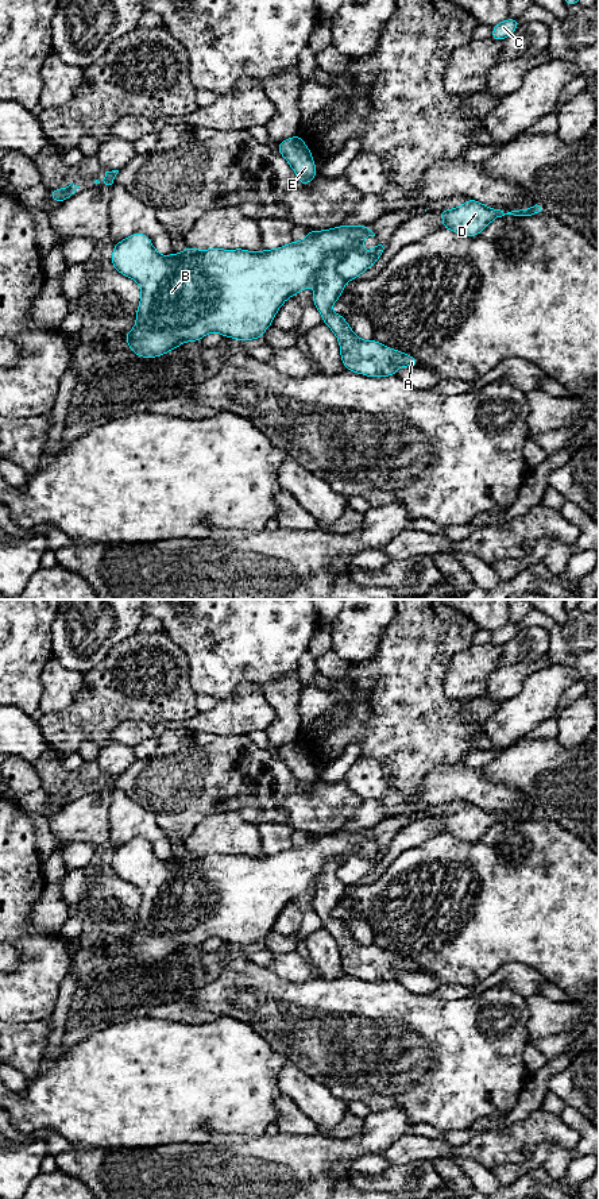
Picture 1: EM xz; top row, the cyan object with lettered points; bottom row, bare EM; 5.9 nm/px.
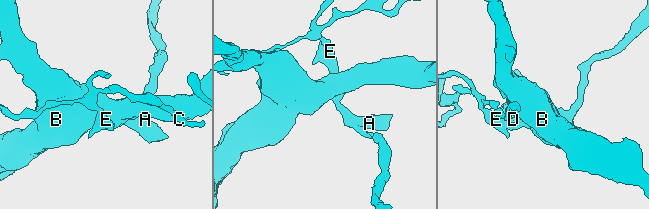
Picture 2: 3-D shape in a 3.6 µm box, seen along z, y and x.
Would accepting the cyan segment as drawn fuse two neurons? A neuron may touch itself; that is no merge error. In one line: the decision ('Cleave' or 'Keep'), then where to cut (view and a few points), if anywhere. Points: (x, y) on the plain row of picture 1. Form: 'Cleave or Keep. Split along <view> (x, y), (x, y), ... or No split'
Cleave. Split along xz (339, 856), (324, 866), (313, 886)

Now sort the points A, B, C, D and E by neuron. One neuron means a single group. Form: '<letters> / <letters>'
A C E / B D

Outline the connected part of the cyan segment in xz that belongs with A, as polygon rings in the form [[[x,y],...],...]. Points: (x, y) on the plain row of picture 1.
[[[340,857],[324,865],[314,886],[313,910],[336,940],[340,948],[340,961],[344,974],[367,982],[397,980],[401,971],[420,972],[416,961],[383,951],[378,945],[362,945],[340,918],[332,918],[331,911],[340,903],[345,887],[336,879]]]

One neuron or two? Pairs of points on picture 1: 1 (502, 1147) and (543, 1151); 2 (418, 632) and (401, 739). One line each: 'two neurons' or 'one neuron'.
1: two neurons
2: one neuron

